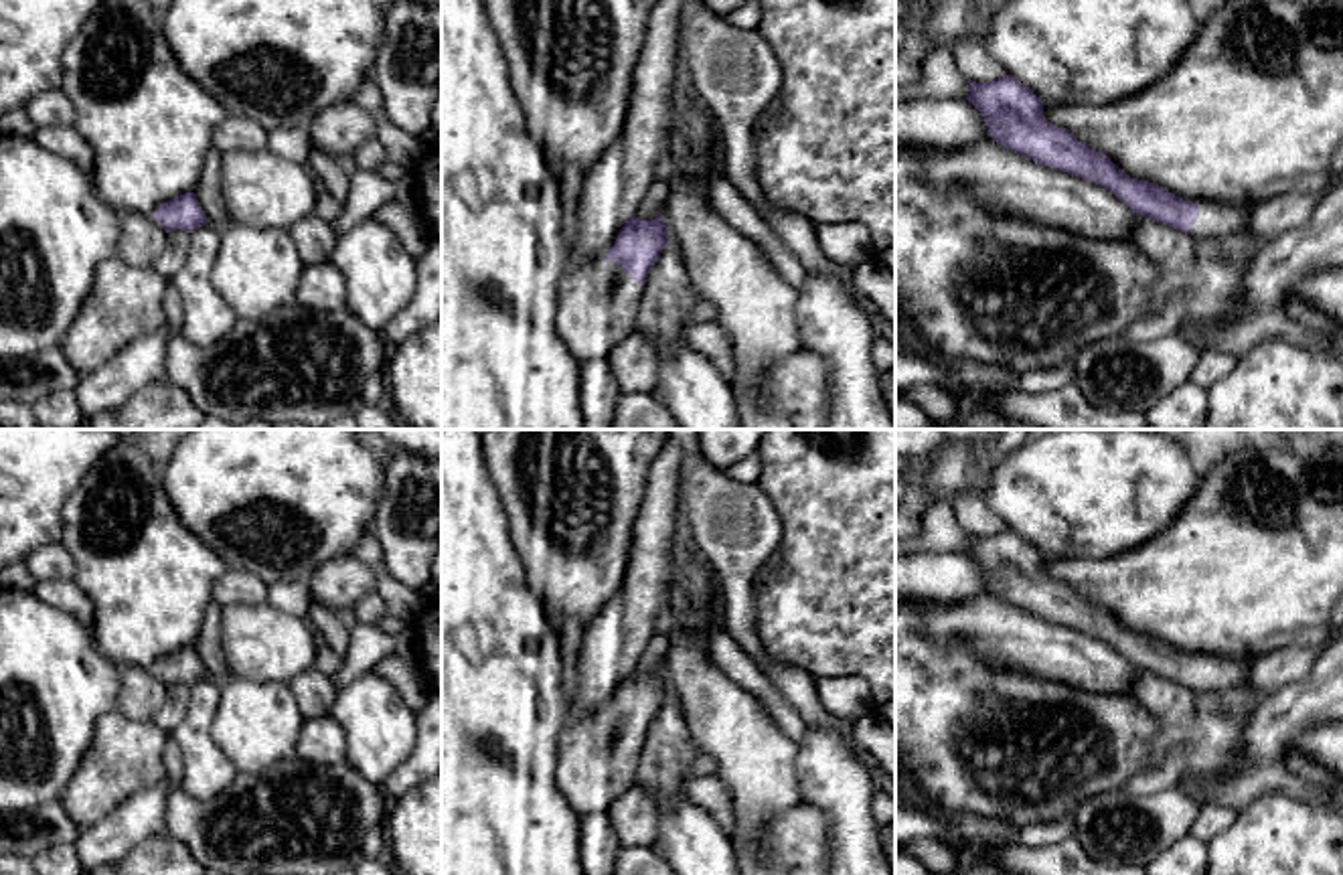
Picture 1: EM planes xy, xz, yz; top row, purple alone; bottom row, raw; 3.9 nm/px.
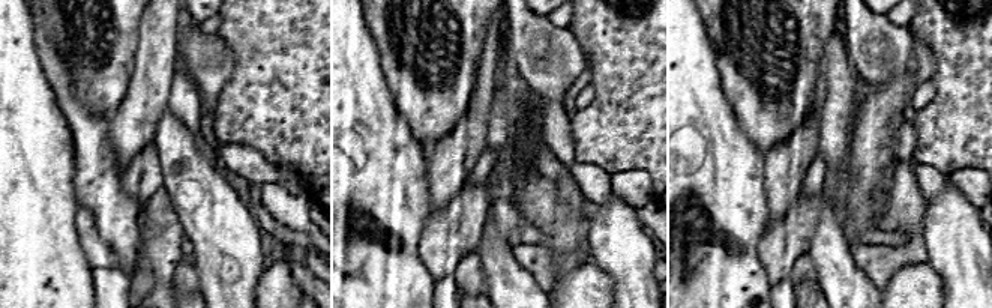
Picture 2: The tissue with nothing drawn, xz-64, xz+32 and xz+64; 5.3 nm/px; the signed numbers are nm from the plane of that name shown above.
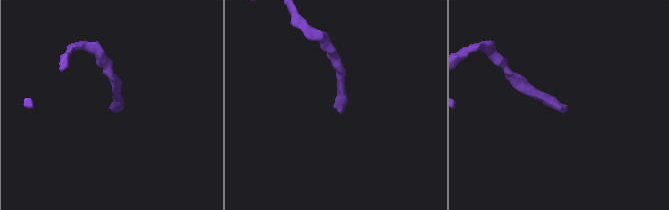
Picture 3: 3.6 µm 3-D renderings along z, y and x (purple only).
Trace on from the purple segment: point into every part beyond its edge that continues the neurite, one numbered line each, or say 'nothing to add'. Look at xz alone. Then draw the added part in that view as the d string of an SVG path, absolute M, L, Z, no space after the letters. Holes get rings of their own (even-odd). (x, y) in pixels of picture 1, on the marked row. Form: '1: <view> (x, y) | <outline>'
1: xz (590, 319) | M614 261L604 263L604 280L602 286L594 284L589 267L577 265L559 284L557 332L579 363L608 359L616 340L636 324L642 286Z

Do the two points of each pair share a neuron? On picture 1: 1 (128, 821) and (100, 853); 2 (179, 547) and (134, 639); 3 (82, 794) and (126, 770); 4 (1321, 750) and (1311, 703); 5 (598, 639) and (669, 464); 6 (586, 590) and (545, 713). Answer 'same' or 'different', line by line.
1: same
2: same
3: same
4: different
5: same
6: different

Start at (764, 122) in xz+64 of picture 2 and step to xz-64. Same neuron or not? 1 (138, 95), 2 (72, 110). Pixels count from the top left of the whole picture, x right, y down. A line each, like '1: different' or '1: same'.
1: different
2: different

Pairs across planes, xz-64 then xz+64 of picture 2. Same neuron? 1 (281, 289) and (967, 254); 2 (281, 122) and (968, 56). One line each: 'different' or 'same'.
1: different
2: same

